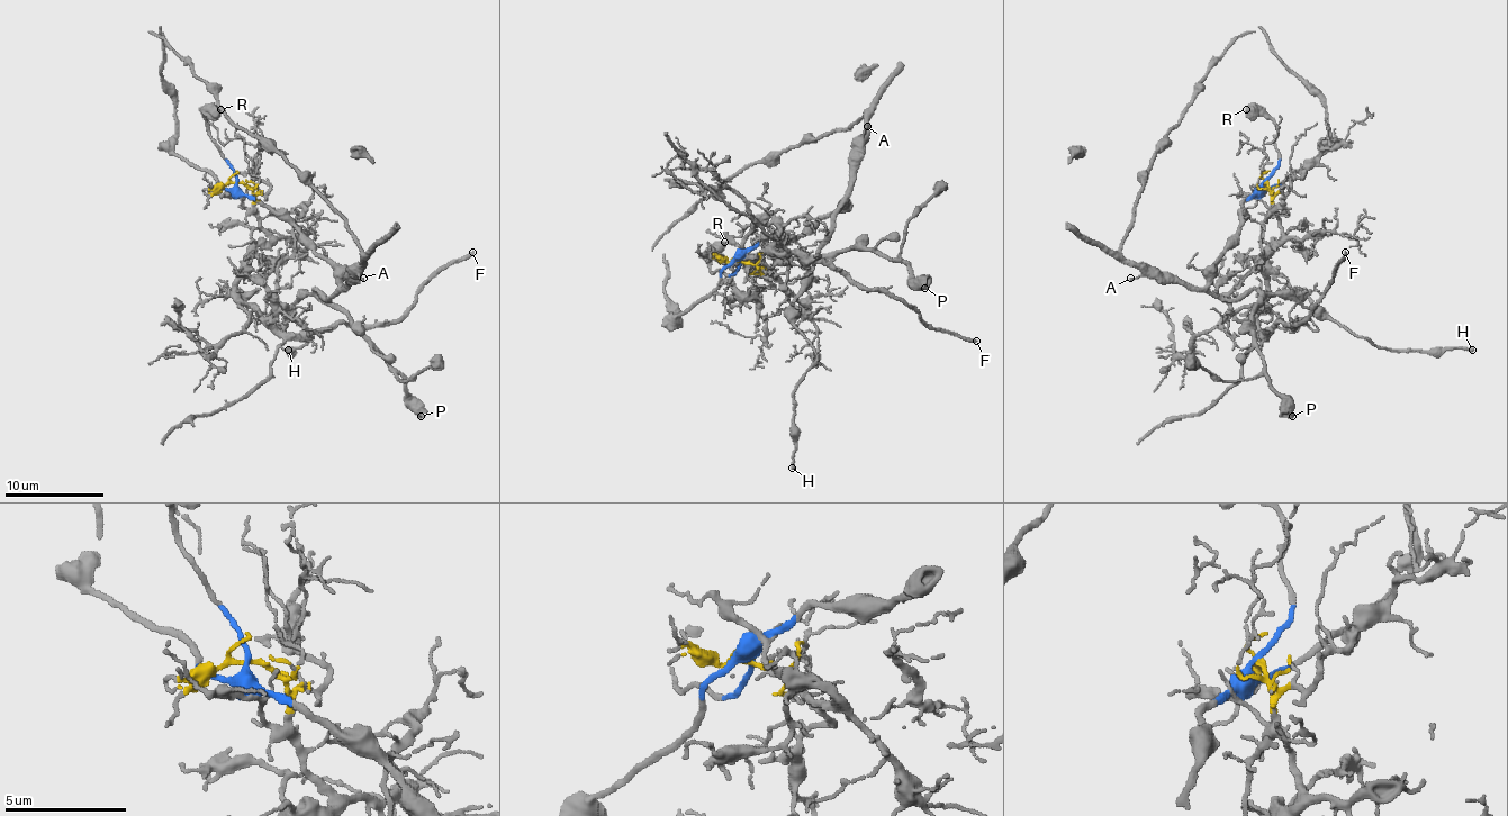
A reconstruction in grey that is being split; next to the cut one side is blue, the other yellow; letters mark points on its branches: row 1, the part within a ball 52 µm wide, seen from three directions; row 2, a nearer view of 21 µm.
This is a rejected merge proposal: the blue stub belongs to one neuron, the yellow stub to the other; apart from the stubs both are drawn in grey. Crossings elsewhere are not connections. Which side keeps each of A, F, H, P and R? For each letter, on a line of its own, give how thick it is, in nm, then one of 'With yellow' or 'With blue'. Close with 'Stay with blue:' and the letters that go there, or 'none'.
A: Thickness 140 nm. With blue
F: Thickness 280 nm. With yellow
H: Thickness 200 nm. With blue
P: Thickness 600 nm. With blue
R: Thickness 600 nm. With blue
Stay with blue: A, H, P, R

